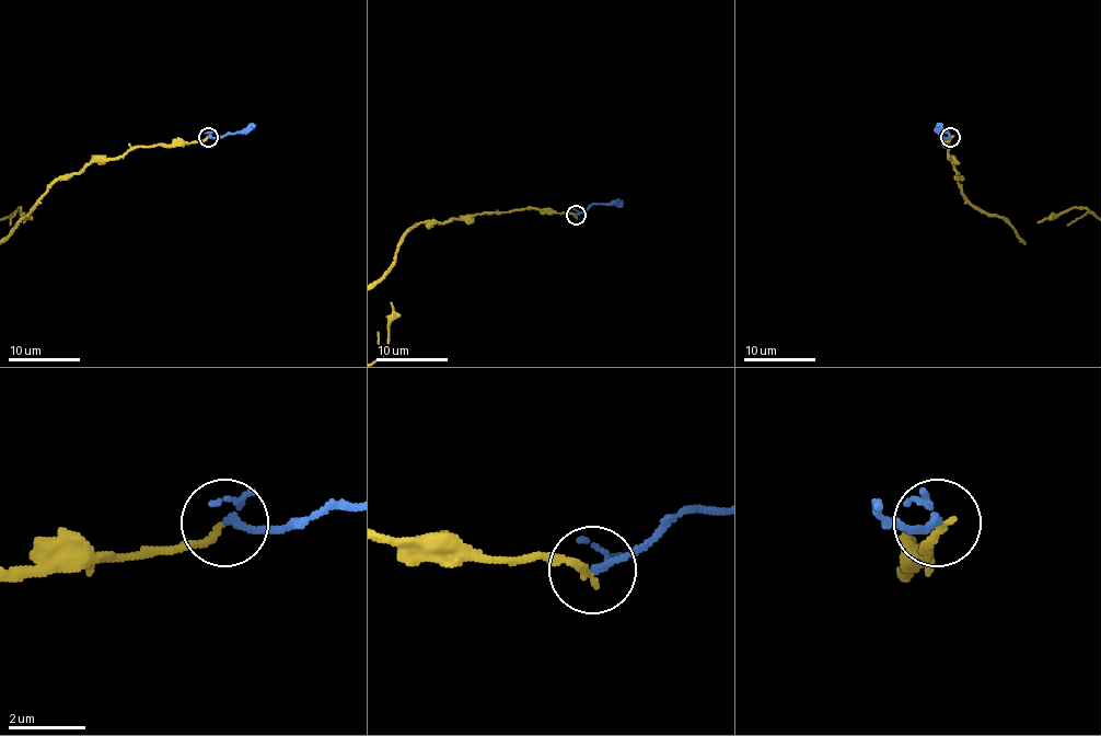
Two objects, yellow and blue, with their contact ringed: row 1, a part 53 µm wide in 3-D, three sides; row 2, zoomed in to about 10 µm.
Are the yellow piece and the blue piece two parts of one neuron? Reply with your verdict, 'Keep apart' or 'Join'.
Join

